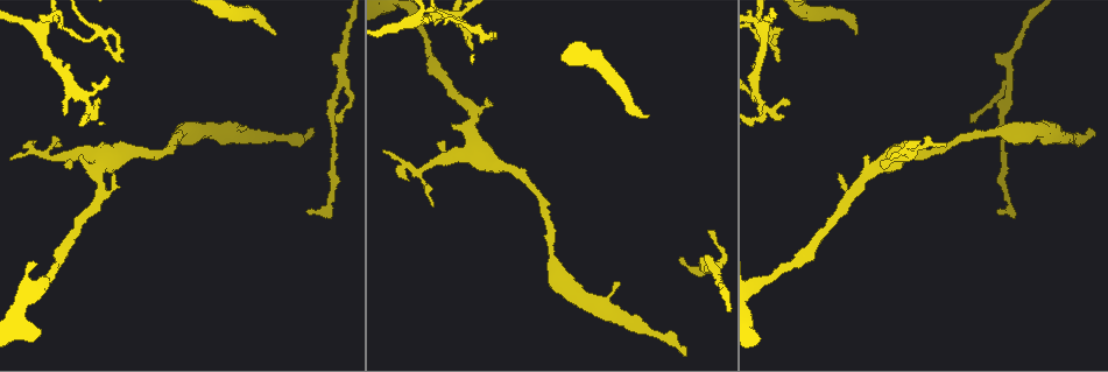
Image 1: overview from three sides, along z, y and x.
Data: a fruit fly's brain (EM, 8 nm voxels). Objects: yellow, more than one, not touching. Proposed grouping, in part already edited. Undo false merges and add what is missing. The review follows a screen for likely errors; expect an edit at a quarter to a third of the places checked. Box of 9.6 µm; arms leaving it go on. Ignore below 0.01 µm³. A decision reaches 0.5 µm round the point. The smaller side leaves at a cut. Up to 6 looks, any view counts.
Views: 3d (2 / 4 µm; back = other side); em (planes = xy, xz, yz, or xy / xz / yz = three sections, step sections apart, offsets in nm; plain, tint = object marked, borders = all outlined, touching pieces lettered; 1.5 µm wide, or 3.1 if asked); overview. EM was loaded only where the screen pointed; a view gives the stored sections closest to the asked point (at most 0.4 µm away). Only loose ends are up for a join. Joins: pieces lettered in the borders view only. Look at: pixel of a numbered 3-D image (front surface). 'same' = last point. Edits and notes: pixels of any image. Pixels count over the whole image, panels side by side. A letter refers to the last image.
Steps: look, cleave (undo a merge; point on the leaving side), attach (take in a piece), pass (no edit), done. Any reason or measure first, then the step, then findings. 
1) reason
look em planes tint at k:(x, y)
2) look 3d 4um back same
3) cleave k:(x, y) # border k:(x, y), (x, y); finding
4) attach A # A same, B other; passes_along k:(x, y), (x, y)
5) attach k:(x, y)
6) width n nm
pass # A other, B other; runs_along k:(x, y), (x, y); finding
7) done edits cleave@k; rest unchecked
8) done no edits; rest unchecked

tapers out
look em planes plain at 1:(759, 114)

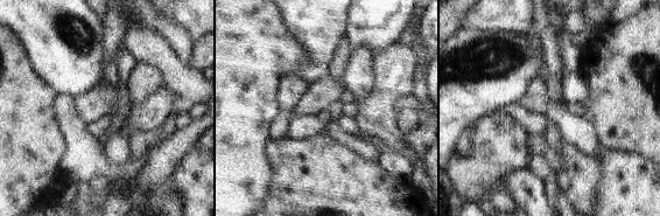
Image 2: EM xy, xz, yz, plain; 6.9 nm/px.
look em planes tint same

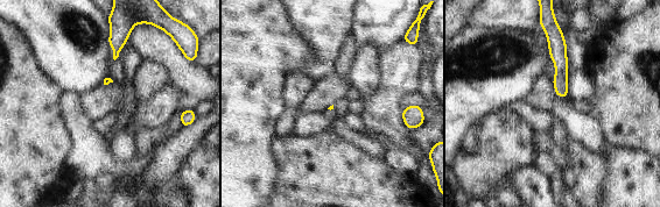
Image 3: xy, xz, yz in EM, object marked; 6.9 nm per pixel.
look em planes borders same

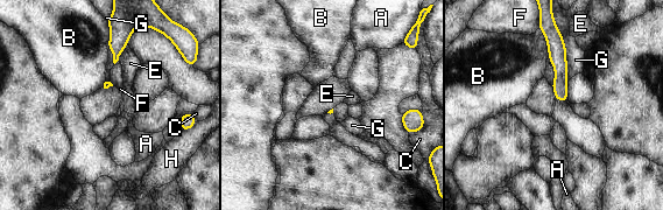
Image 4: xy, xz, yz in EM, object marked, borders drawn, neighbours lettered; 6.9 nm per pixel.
longest_contact G 440 nm
pass # A other, B other, C other, E other, F other, G other, H other; none of them fits

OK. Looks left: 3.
sharp bend
look 3d 4um at 1:(468, 28)

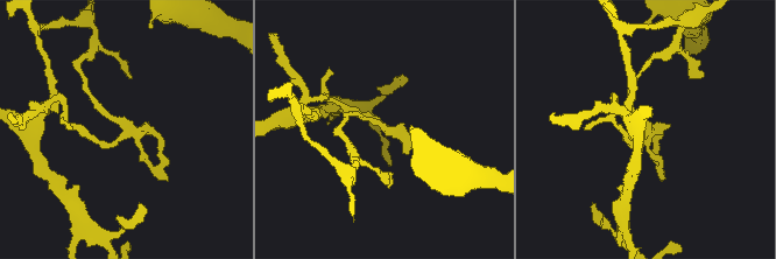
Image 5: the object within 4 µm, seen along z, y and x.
shape alone is not enough
look em xz step 8 tint at 5:(125, 137)

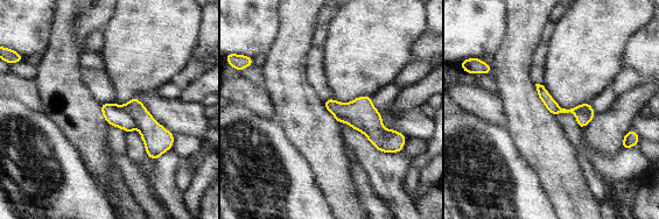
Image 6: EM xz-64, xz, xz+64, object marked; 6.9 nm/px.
what lies round it
look em xz step 8 borders same

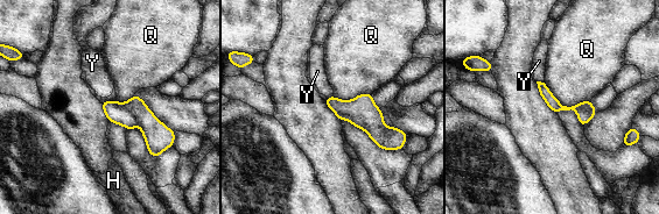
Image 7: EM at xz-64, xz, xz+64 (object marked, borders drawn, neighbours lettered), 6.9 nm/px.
width 80 nm
cleave 7:(355, 121) # H other, Q other, Y other; border 7:(336, 112), (356, 115), (364, 128); a second cell is stuck on

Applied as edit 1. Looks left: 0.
done edits cleave@7; rest unchecked

